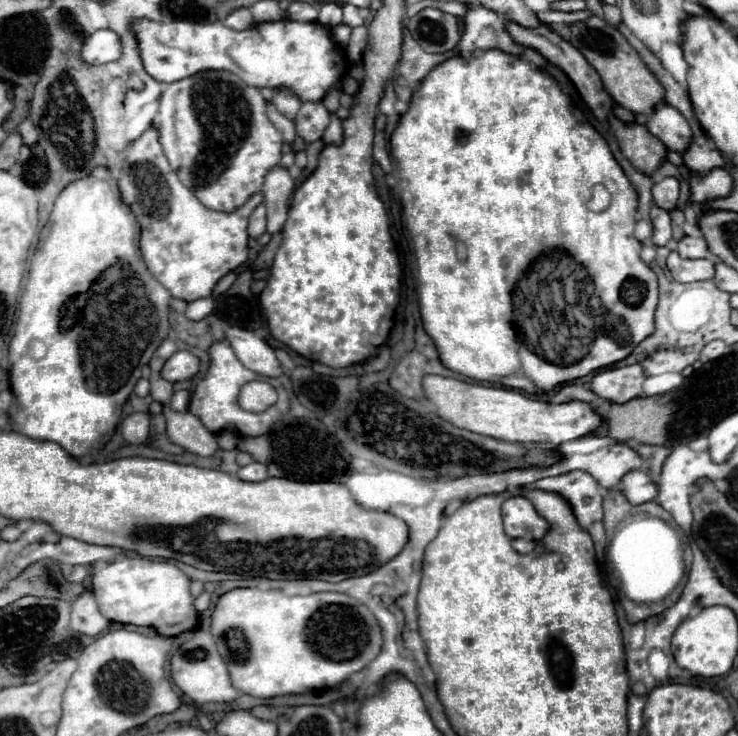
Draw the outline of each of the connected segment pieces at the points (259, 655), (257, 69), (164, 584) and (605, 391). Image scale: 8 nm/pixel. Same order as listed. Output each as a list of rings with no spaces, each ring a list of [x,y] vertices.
[[[232,589],[220,595],[210,633],[216,637],[234,687],[262,699],[334,687],[364,669],[382,647],[372,611],[344,593],[290,597],[278,589]]]
[[[142,19],[134,23],[134,31],[146,71],[156,81],[164,83],[172,83],[206,69],[226,69],[242,77],[246,85],[258,89],[288,87],[302,101],[320,101],[346,71],[340,47],[332,43],[330,33],[320,23],[298,23],[286,19],[260,23],[248,31],[234,31],[220,21],[176,23],[176,33],[172,35],[172,25]]]
[[[118,553],[112,563],[94,571],[92,575],[92,591],[98,609],[108,621],[154,627],[158,633],[168,637],[194,629],[198,623],[198,613],[194,609],[194,599],[188,585],[188,575],[174,563],[152,561],[146,557],[128,557],[126,553]]]
[[[636,365],[628,367],[616,367],[616,369],[606,369],[600,371],[594,381],[592,381],[592,391],[606,401],[612,403],[626,403],[630,399],[644,397],[642,385],[646,381],[646,371]]]

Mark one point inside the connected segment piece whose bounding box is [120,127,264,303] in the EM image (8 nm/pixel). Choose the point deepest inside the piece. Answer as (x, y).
(188, 248)

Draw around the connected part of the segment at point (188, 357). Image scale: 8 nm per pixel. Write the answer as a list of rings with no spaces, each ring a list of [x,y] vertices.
[[[178,351],[166,361],[162,369],[162,377],[176,383],[198,375],[198,371],[200,371],[200,359],[190,351]]]

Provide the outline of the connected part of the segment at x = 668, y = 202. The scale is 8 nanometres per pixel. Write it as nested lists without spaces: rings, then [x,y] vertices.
[[[664,177],[652,187],[654,203],[666,211],[672,211],[680,197],[680,181],[676,177]]]

